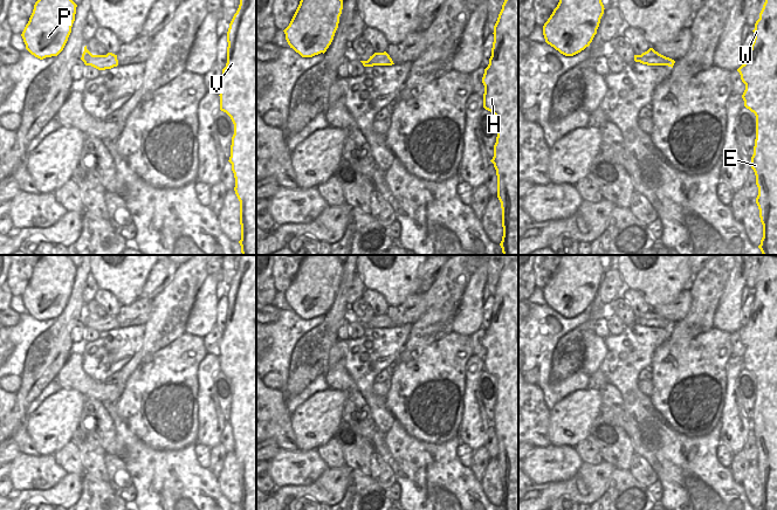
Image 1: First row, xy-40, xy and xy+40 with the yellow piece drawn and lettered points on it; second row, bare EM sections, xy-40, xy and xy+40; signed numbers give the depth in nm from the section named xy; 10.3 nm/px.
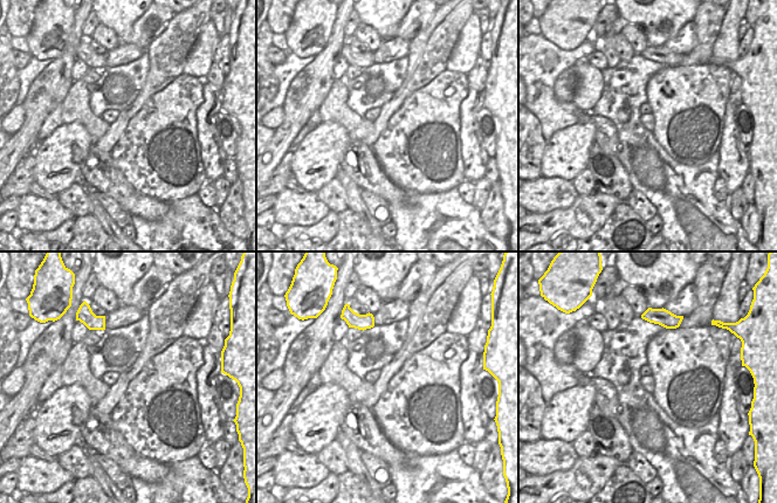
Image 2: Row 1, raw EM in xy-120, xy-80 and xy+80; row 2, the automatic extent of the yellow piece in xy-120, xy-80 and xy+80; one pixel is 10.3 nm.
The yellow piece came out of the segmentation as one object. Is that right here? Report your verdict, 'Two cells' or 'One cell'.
One cell.

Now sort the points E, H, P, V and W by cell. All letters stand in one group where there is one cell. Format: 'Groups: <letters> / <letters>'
Groups: E H P V W.

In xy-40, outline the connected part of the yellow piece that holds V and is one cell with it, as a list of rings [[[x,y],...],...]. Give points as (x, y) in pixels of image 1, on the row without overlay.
[[[241,255],[240,267],[227,294],[227,325],[220,343],[220,372],[226,374],[233,386],[231,419],[235,440],[235,456],[240,463],[241,510],[256,510],[256,255]]]

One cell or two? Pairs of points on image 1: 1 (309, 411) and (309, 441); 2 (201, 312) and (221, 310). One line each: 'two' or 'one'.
1: one
2: two

